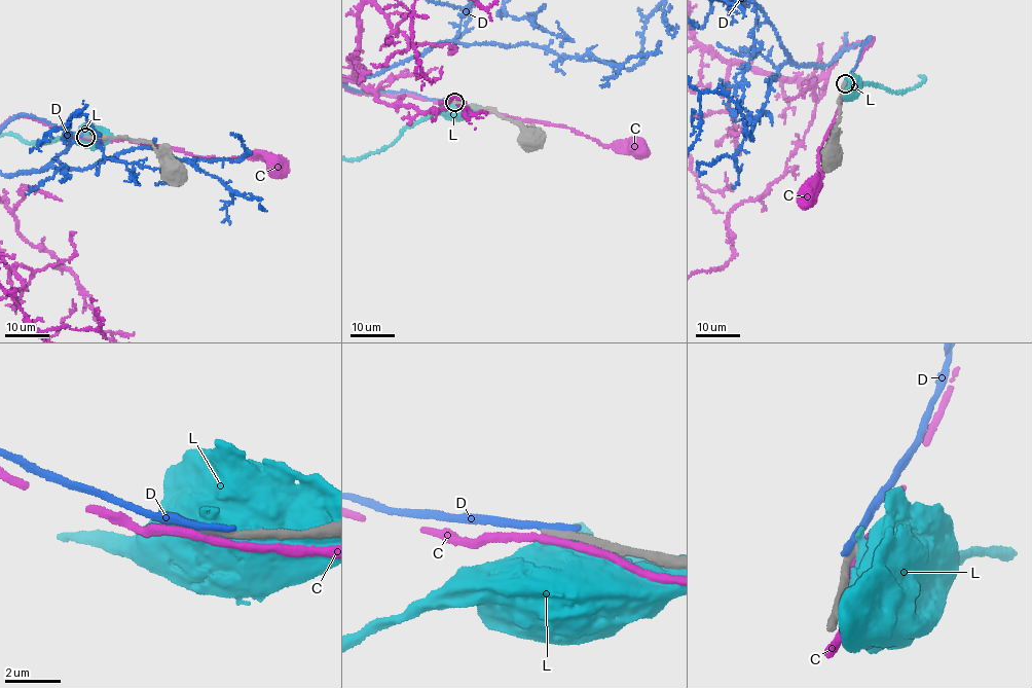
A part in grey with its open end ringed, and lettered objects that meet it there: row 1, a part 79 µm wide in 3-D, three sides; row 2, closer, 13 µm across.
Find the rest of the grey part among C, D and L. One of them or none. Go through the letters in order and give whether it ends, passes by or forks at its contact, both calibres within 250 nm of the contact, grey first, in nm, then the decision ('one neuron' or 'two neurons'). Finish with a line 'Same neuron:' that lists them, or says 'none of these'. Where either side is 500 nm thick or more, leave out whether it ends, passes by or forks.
C: it passes by; calibres 280 and 240 nm; two neurons
D: it ends; calibres 320 and 320 nm; two neurons
L: calibres 280 and 900 nm; two neurons
Same neuron: none of these

